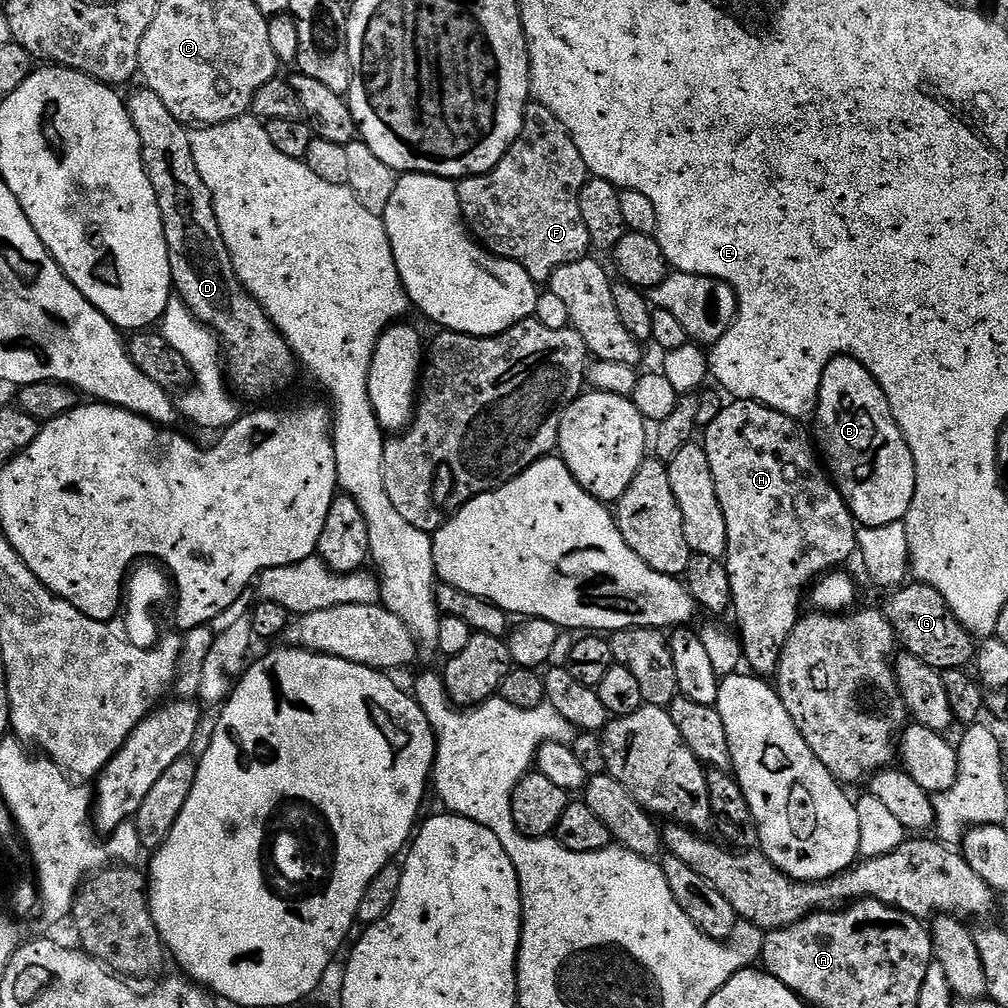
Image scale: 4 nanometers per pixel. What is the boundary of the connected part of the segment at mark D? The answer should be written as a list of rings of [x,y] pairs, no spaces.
[[[140,86],[137,92],[127,93],[126,103],[130,122],[134,122],[134,130],[138,130],[138,138],[142,142],[144,169],[158,198],[175,295],[190,309],[199,324],[207,326],[219,340],[222,356],[226,361],[227,383],[245,401],[264,400],[267,396],[274,395],[279,388],[286,387],[295,378],[298,361],[284,341],[284,335],[272,325],[272,319],[264,313],[259,302],[241,286],[239,278],[232,270],[232,259],[226,250],[214,214],[212,195],[210,190],[206,190],[206,182],[202,182],[202,174],[198,174],[198,166],[194,166],[194,150],[190,146],[189,129],[178,118],[174,118],[174,114],[166,110],[162,98],[158,98],[158,94],[154,94],[154,90],[146,86]]]

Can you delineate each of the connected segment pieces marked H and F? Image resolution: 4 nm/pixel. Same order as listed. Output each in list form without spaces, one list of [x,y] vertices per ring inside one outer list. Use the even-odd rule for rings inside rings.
[[[733,399],[723,405],[718,418],[702,432],[702,447],[718,490],[718,506],[722,506],[726,518],[726,550],[722,559],[730,578],[731,611],[736,612],[736,624],[740,627],[743,663],[761,678],[775,677],[786,638],[790,638],[790,630],[794,630],[802,615],[800,599],[805,599],[813,581],[844,566],[858,552],[857,520],[822,467],[813,437],[804,433],[804,426],[758,401]]]
[[[532,102],[524,110],[519,138],[506,150],[498,166],[477,176],[465,176],[456,184],[456,193],[467,229],[483,247],[494,256],[518,262],[537,282],[548,282],[558,266],[585,259],[592,248],[580,209],[580,191],[589,178],[586,162],[582,162],[582,154],[578,154],[578,146],[574,146],[566,126],[546,106]]]

